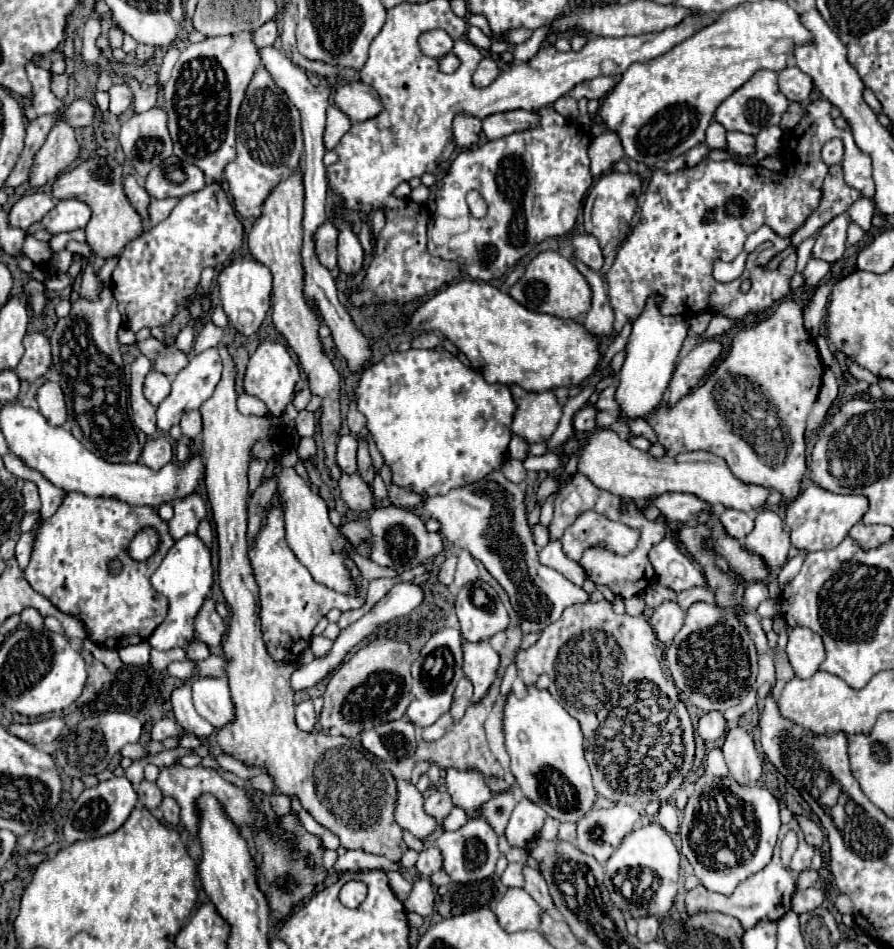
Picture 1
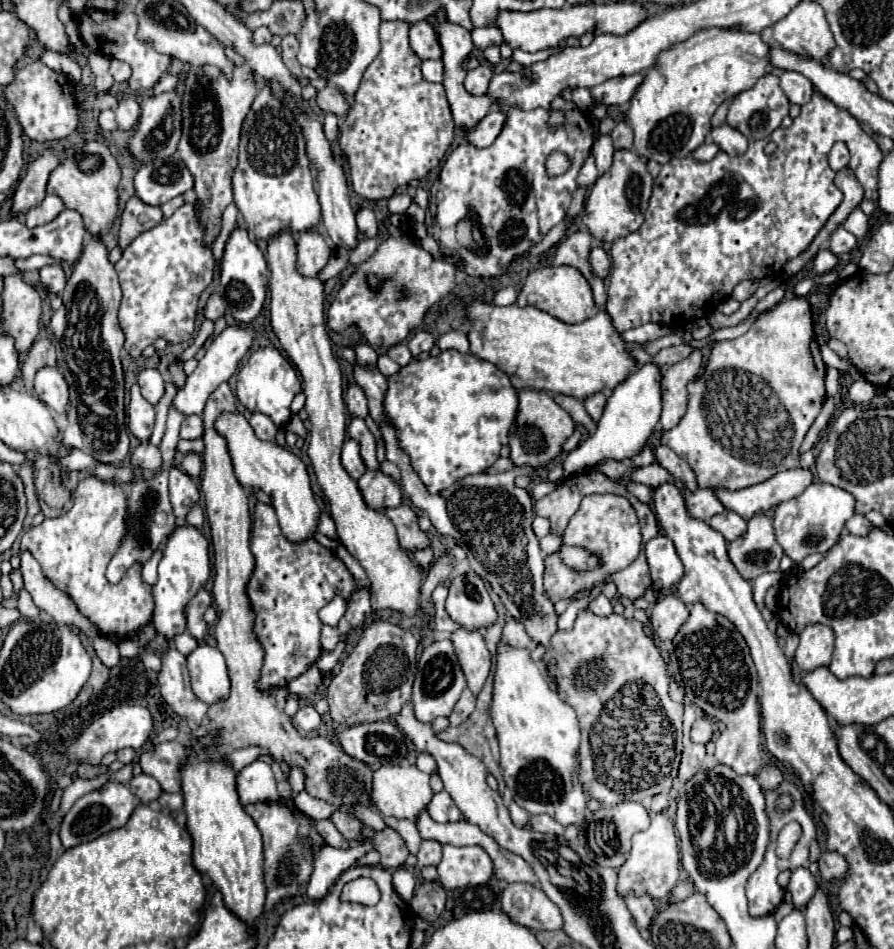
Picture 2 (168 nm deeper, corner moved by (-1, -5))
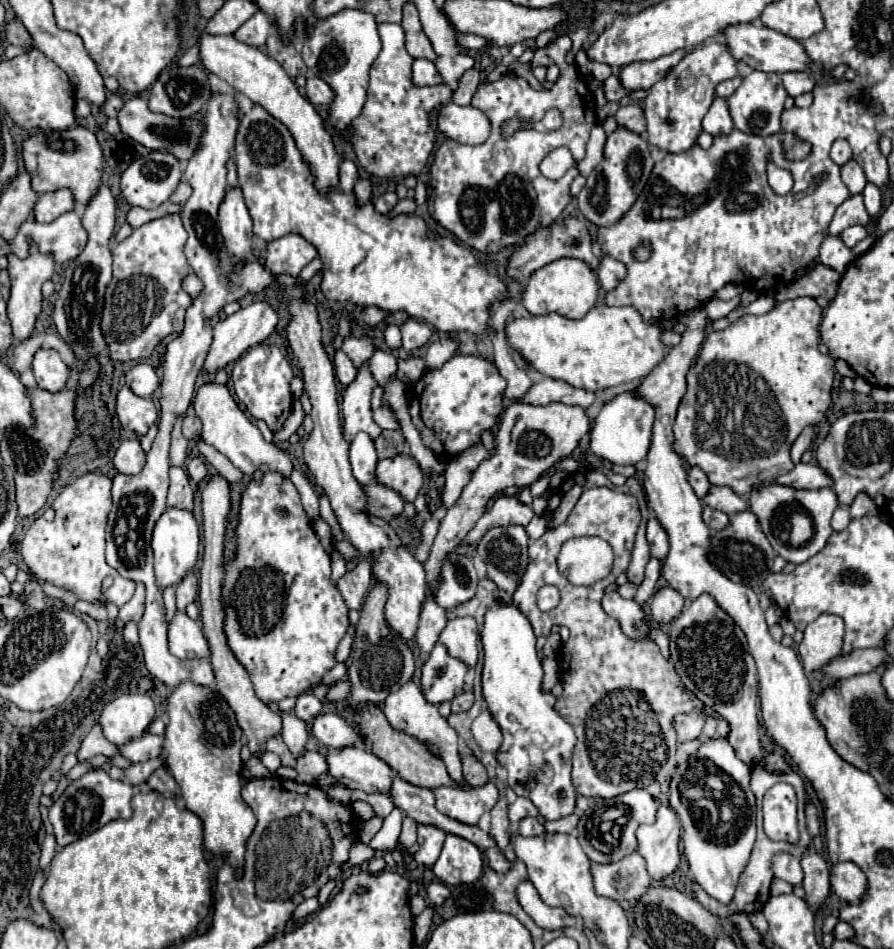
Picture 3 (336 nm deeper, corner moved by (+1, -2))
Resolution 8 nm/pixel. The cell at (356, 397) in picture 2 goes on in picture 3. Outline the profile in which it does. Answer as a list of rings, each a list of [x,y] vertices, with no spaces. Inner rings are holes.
[[[338,350],[336,352],[336,356],[334,356],[334,366],[336,366],[336,378],[340,380],[340,384],[342,384],[342,388],[346,388],[348,384],[352,384],[352,380],[356,380],[356,368],[352,366],[352,362],[350,362],[350,358],[342,352],[342,350]]]

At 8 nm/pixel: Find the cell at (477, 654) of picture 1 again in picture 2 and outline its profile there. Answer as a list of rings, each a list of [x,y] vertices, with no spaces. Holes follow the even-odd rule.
[[[460,627],[452,633],[450,639],[454,643],[454,653],[460,661],[460,667],[466,675],[468,687],[474,695],[478,695],[478,691],[482,689],[482,683],[486,681],[490,673],[490,665],[492,665],[484,637],[478,629],[468,631]]]

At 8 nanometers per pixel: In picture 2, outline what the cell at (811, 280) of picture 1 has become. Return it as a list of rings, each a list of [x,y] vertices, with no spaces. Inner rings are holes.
[[[824,247],[824,249],[818,251],[818,255],[814,259],[814,273],[822,275],[824,271],[832,271],[838,265],[838,261],[840,261],[840,257]]]

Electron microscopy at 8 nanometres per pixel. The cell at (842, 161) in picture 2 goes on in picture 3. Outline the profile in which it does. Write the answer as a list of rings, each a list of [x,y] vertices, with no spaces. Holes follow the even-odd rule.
[[[836,140],[834,144],[832,144],[832,150],[830,150],[830,158],[838,164],[838,166],[842,166],[842,164],[846,164],[850,158],[852,158],[852,150],[850,150],[850,144],[846,142],[846,140]]]

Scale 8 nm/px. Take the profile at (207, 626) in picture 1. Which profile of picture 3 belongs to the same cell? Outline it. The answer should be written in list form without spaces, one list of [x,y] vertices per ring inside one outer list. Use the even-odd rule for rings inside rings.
[[[188,574],[178,586],[176,586],[176,604],[180,612],[186,612],[186,606],[190,602],[196,602],[198,598],[198,578],[194,574]]]

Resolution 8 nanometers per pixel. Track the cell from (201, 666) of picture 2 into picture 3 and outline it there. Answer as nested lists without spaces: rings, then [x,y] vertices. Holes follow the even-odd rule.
[[[176,612],[174,620],[168,626],[170,652],[182,660],[208,658],[208,640],[196,620],[188,618],[184,612]]]

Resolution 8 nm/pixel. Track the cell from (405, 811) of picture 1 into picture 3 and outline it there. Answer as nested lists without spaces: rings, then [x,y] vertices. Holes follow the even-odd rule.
[[[364,746],[344,748],[338,754],[330,752],[326,756],[330,776],[348,788],[358,788],[368,794],[390,796],[394,772],[376,754],[368,752]]]

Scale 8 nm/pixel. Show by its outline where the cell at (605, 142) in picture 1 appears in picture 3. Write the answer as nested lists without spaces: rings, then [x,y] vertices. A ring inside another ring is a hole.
[[[622,106],[616,114],[614,114],[618,126],[628,128],[630,132],[636,132],[638,136],[646,132],[644,126],[644,116],[642,116],[642,108],[640,106]]]

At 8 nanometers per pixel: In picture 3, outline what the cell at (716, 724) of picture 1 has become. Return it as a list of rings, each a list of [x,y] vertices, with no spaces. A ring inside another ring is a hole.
[[[696,712],[676,716],[676,732],[678,732],[678,740],[680,740],[680,742],[696,740],[696,738],[700,736],[702,728],[704,728],[704,722],[706,722],[706,716],[704,716],[704,714],[696,714]]]

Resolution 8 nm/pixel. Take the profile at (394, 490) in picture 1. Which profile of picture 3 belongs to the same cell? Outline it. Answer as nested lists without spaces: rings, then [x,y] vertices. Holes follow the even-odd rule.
[[[384,430],[376,440],[374,440],[378,458],[392,458],[398,456],[404,450],[404,436],[400,430]]]

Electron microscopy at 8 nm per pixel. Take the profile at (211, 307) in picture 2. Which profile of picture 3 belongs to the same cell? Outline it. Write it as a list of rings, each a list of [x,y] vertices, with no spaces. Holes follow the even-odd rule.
[[[192,272],[192,274],[188,274],[186,276],[186,280],[184,280],[184,284],[182,284],[182,288],[192,296],[192,298],[196,298],[196,296],[200,296],[200,292],[204,290],[204,286],[200,284],[200,278]]]

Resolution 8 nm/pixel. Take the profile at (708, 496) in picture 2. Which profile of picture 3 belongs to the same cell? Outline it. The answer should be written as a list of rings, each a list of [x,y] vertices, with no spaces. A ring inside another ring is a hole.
[[[710,486],[708,496],[702,498],[702,504],[708,508],[716,508],[720,512],[726,512],[728,516],[734,516],[736,512],[742,512],[748,508],[746,500],[738,494],[734,494],[726,486]]]

